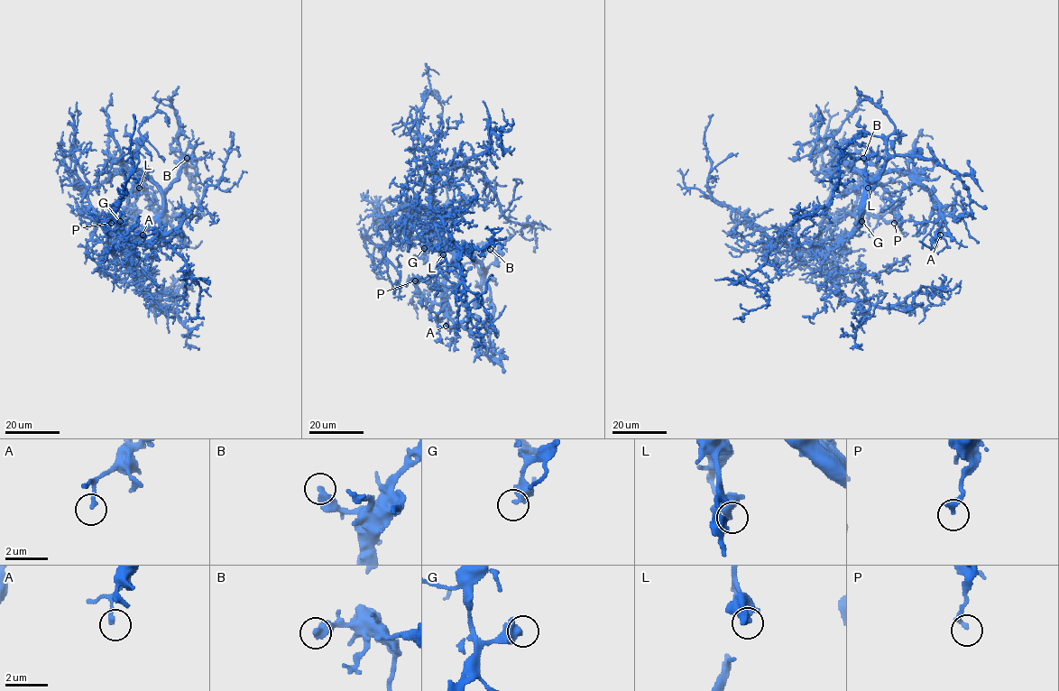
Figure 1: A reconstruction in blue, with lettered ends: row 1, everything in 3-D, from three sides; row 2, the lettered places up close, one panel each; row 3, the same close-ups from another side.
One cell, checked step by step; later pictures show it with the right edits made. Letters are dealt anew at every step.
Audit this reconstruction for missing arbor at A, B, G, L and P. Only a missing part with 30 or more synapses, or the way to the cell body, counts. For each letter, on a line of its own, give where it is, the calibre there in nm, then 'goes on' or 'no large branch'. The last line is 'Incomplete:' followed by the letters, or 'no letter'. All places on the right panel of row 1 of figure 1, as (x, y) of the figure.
A: (940, 234) | 190 nm | no large branch
B: (863, 158) | 460 nm | no large branch
G: (861, 221) | 480 nm | no large branch
L: (868, 188) | 550 nm | no large branch
P: (894, 223) | 240 nm | no large branch
Incomplete: no letter

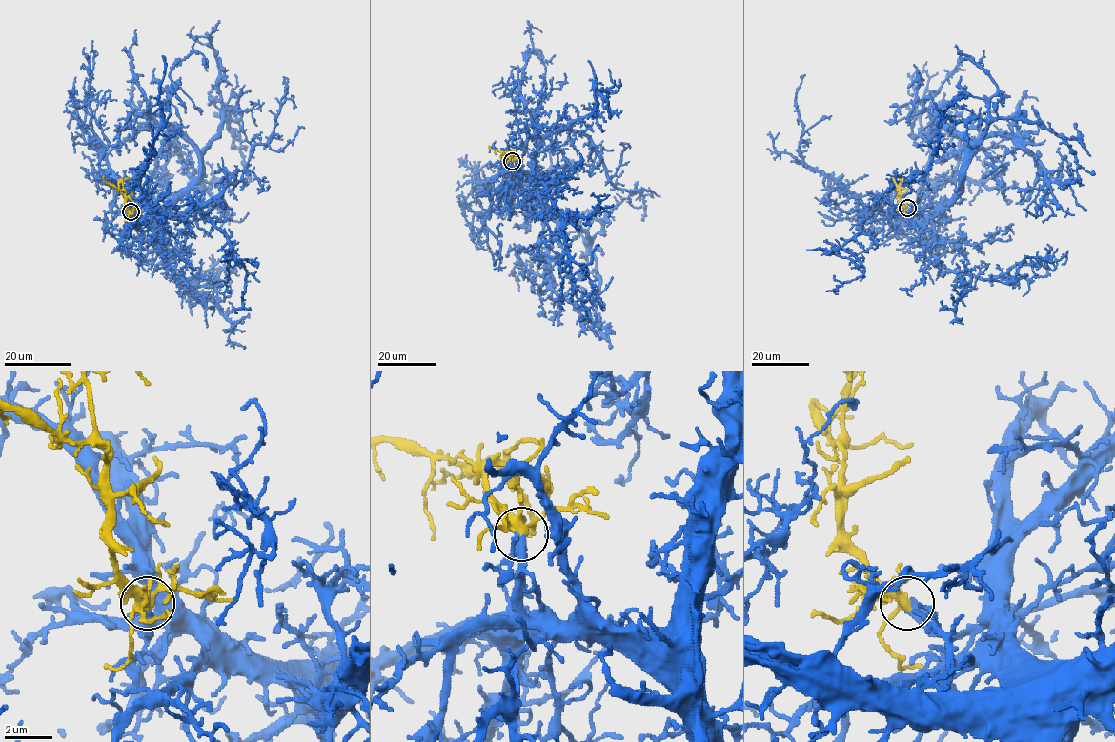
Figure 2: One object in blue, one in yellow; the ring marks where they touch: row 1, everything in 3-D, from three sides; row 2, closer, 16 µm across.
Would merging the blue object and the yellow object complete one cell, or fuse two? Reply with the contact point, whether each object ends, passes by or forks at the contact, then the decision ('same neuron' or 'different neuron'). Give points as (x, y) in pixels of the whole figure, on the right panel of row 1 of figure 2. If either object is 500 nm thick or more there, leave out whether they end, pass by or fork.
at (907, 208); blue passes by; yellow forks there; same neuron

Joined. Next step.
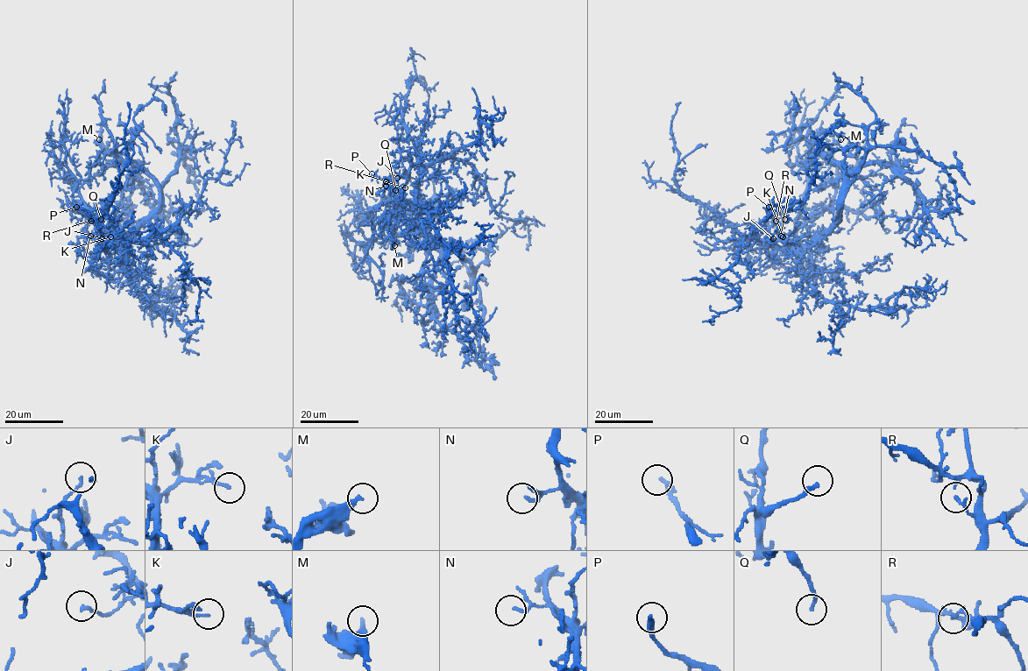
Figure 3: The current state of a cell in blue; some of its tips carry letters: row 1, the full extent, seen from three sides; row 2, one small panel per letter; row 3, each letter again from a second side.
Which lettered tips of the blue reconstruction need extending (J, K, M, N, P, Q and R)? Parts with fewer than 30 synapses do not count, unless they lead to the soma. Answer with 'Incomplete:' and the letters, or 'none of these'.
Incomplete: M

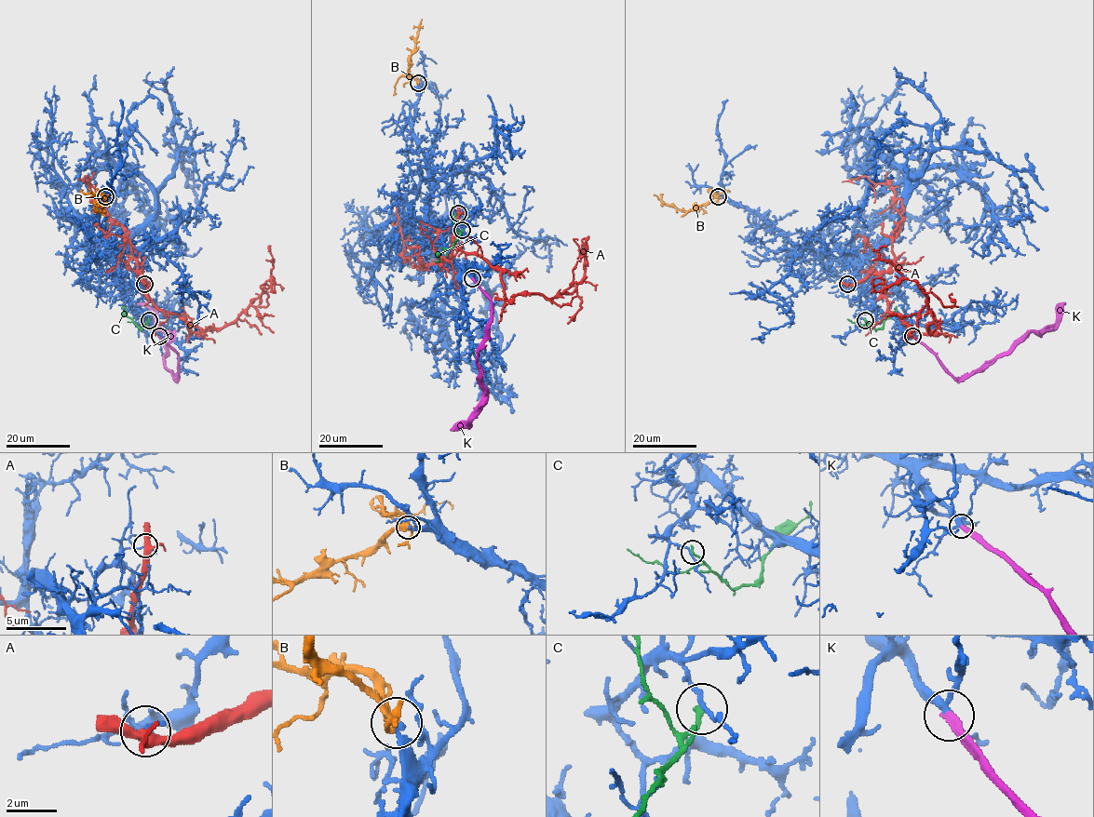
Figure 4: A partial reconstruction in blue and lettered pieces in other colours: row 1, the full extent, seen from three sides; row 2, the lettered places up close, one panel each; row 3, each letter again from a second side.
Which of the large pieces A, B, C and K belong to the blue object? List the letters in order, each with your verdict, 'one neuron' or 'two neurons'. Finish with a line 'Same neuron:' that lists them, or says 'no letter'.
A: two neurons
B: one neuron
C: two neurons
K: one neuron
Same neuron: B, K

